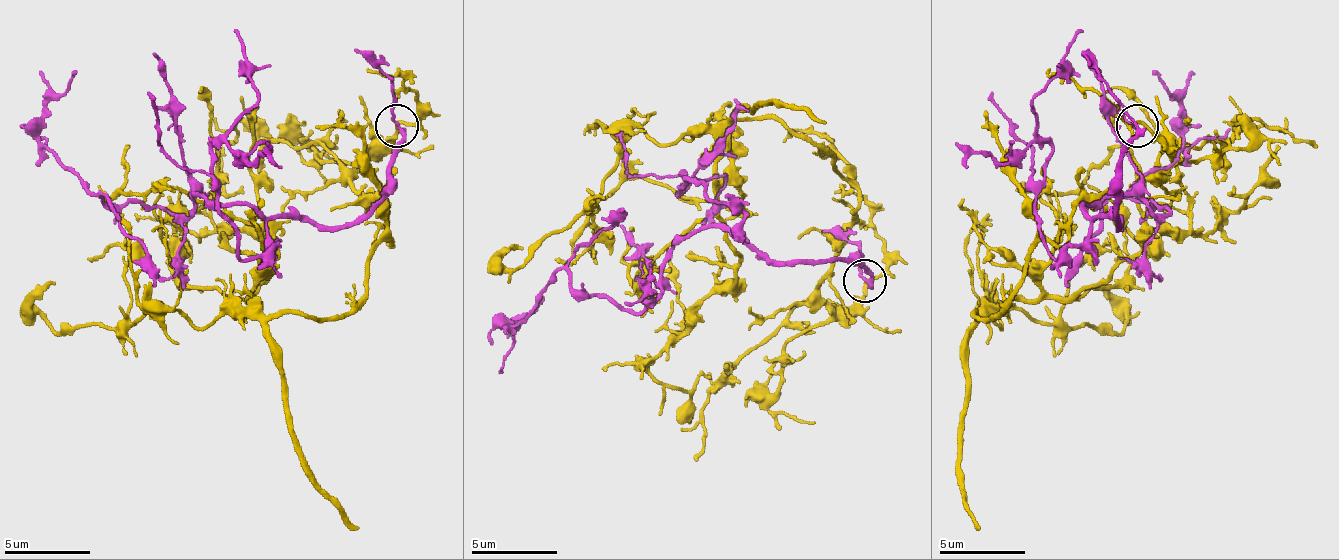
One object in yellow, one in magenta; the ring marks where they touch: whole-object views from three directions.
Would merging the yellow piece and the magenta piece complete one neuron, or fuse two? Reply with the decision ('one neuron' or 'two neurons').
two neurons

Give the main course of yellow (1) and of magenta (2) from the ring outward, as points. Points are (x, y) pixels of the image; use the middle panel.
1: (863, 280), (825, 301), (859, 202), (769, 117), (718, 160), (739, 267), (684, 331), (666, 250)
2: (863, 280), (859, 267), (761, 258), (696, 228), (637, 314), (585, 297), (560, 271), (508, 327), (542, 297)

